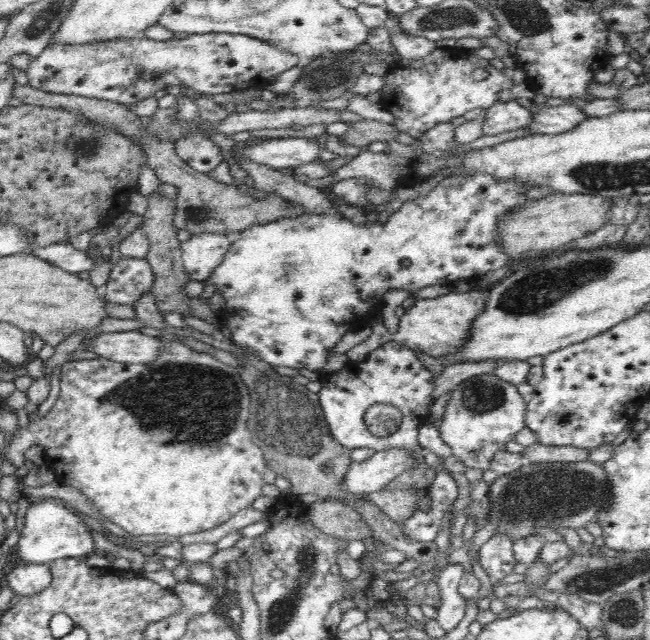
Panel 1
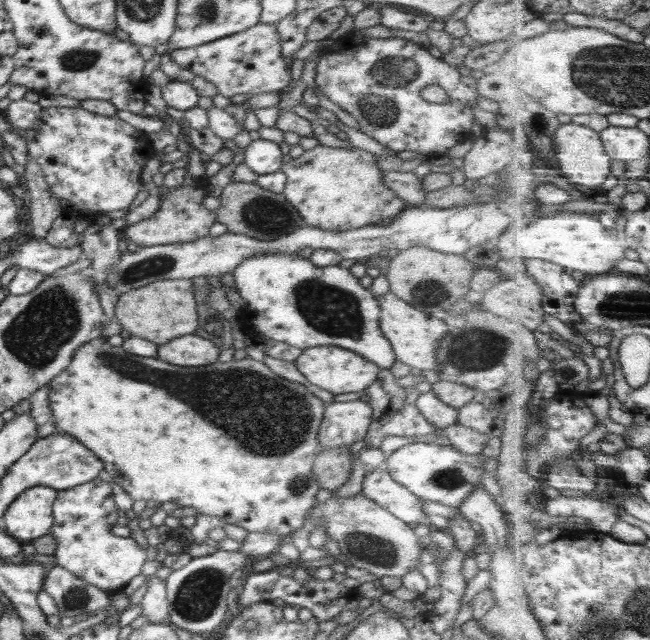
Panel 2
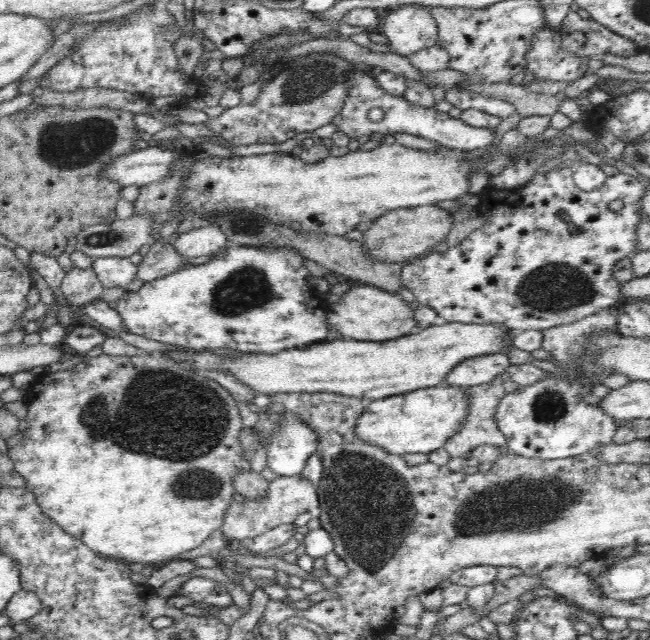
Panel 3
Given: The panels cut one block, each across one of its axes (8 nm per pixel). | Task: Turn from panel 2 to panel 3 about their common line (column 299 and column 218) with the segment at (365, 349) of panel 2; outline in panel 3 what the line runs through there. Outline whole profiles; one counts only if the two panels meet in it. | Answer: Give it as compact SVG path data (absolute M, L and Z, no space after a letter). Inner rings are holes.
M229 246L222 250L216 258L209 260L205 264L200 264L200 266L188 265L182 268L182 270L177 270L177 272L168 274L168 276L127 289L122 298L118 300L116 311L118 311L122 319L124 319L124 327L126 327L126 330L124 330L125 332L140 334L147 339L152 339L161 343L187 347L196 351L232 349L242 352L242 354L279 354L284 350L292 351L293 349L302 349L312 344L327 341L328 323L326 323L324 315L325 304L314 298L313 288L308 286L310 277L308 268L304 266L304 258L295 250L288 250L286 247L268 250L265 248L258 249L253 247Z

